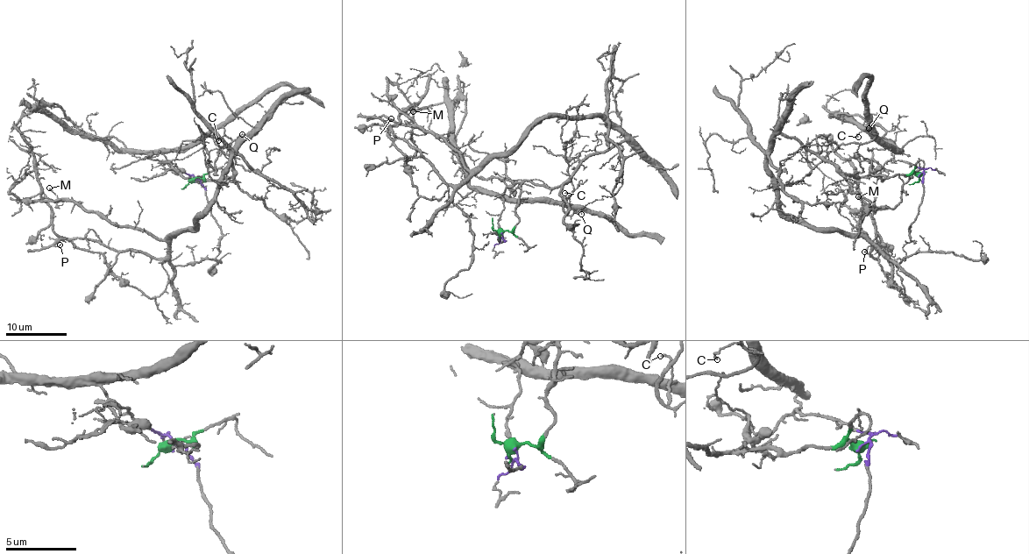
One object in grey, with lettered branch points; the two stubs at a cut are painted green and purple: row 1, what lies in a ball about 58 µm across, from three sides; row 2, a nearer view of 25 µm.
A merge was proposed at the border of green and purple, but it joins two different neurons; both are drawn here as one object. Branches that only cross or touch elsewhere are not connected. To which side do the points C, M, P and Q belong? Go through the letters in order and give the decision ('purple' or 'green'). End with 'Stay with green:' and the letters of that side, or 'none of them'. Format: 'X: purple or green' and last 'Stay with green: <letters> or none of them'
C: purple
M: green
P: green
Q: purple
Stay with green: M, P

